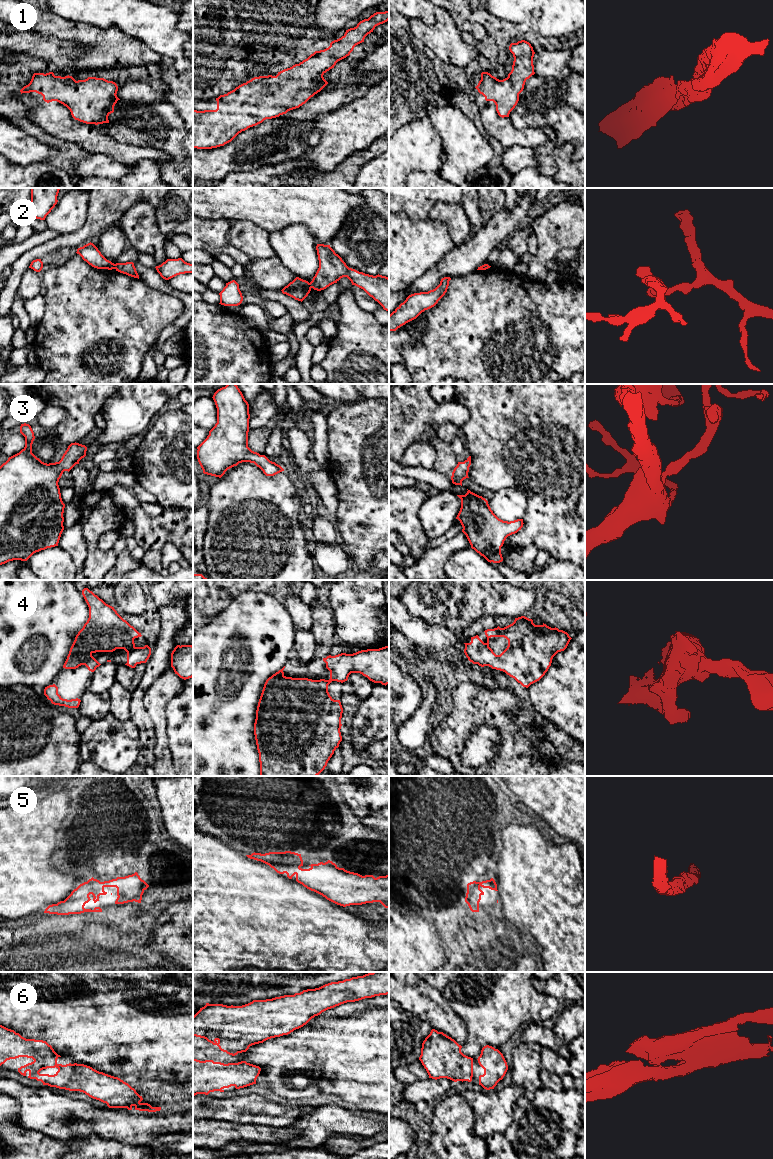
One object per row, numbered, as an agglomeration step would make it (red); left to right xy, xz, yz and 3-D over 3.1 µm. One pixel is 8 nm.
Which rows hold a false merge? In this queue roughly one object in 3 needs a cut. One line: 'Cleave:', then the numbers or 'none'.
Cleave: 2

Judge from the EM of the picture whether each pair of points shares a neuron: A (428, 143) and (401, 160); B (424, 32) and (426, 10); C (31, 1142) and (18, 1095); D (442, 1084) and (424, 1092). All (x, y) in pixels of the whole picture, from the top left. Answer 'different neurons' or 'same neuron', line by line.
A: same neuron
B: different neurons
C: different neurons
D: same neuron

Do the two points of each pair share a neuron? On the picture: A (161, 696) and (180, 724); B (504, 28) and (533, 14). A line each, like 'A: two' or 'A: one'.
A: two
B: two

